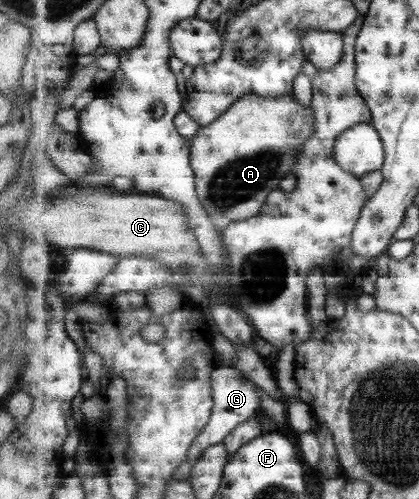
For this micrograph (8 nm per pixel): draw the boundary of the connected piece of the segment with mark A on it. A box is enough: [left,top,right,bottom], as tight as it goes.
[191,95,316,222]

